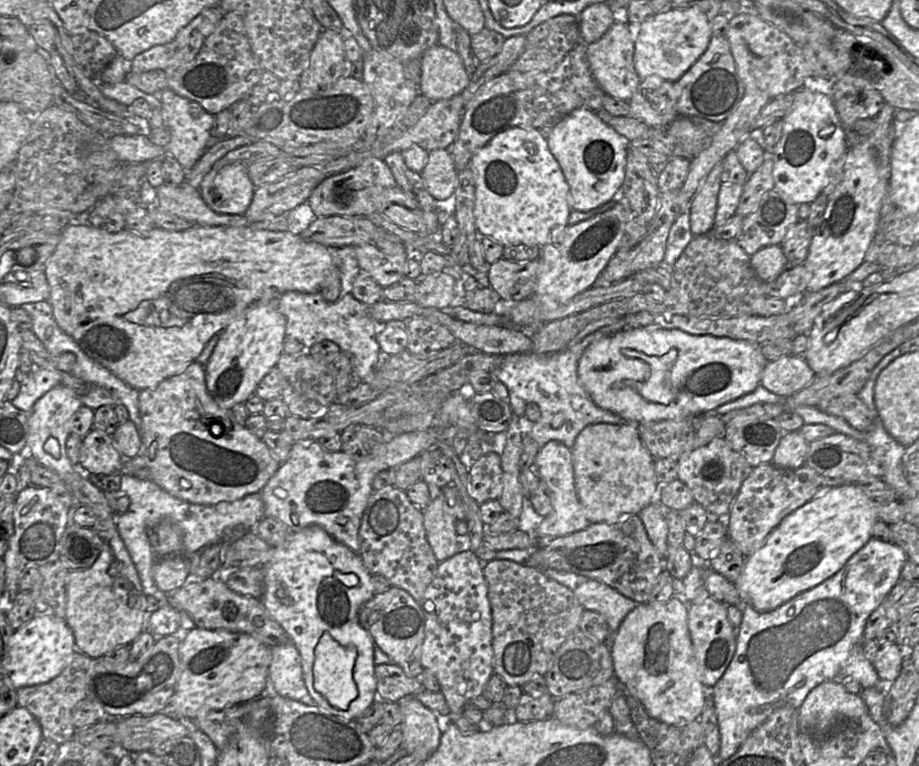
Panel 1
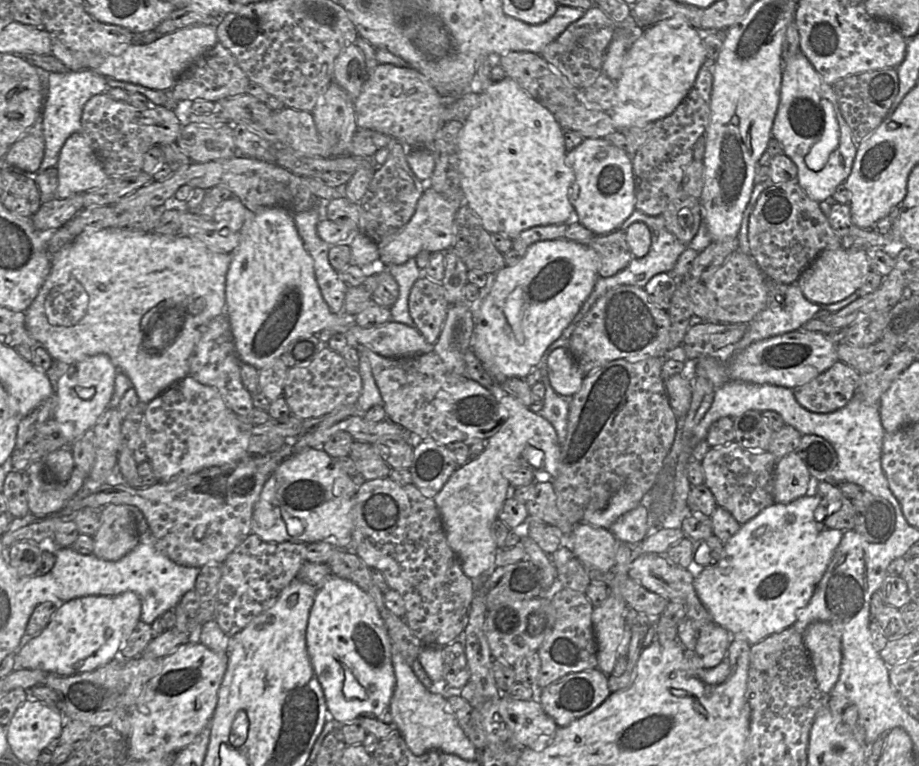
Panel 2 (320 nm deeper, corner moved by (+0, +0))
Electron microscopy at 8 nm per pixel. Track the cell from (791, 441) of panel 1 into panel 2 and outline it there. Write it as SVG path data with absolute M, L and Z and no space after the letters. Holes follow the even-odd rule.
M796 452L778 459L774 469L775 503L788 504L806 495L811 475Z

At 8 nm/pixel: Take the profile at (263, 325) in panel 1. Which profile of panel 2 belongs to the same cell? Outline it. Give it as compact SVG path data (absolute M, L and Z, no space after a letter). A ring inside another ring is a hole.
M270 207L257 214L249 216L246 218L242 229L240 230L240 242L237 248L232 252L230 266L226 275L226 311L227 317L229 319L230 328L233 336L233 341L237 355L241 362L250 364L257 368L259 371L268 367L276 359L282 357L286 352L289 345L294 341L302 337L309 337L312 335L317 335L325 329L334 329L337 333L343 334L349 340L350 345L352 346L362 346L368 348L371 351L374 351L380 356L386 358L409 358L417 355L425 354L432 351L433 346L429 344L421 333L416 329L409 327L402 323L397 322L388 322L380 327L372 329L363 329L361 328L353 319L355 316L349 316L345 313L335 314L331 312L328 304L324 300L322 293L320 291L319 285L316 281L314 263L312 257L306 251L303 241L301 240L294 222L293 214L283 207Z

